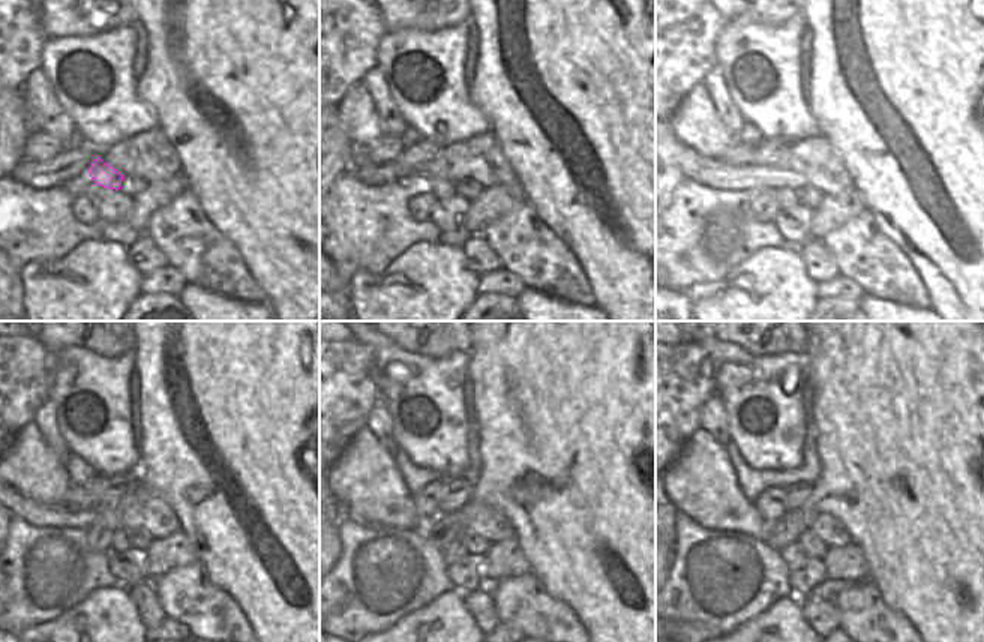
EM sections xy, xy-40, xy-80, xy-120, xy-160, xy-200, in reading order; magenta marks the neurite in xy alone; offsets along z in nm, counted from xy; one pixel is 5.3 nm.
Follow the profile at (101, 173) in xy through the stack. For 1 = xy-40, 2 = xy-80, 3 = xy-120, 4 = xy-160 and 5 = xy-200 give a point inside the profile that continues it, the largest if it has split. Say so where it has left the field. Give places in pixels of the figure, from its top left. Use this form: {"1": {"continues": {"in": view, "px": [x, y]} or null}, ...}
{"1": {"continues": {"in": "xy-40", "px": [441, 189]}}, "2": {"continues": {"in": "xy-80", "px": [786, 197]}}, "3": {"continues": {"in": "xy-120", "px": [119, 543]}}, "4": {"continues": {"in": "xy-160", "px": [456, 551]}}, "5": {"continues": {"in": "xy-200", "px": [794, 555]}}}

